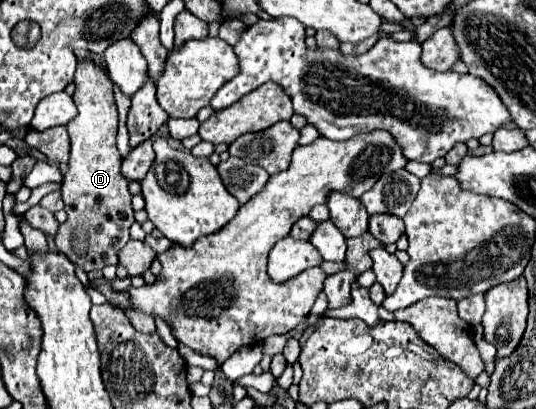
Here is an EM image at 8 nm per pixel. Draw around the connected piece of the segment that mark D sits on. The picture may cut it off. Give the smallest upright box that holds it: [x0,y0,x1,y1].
[55,61,135,273]

